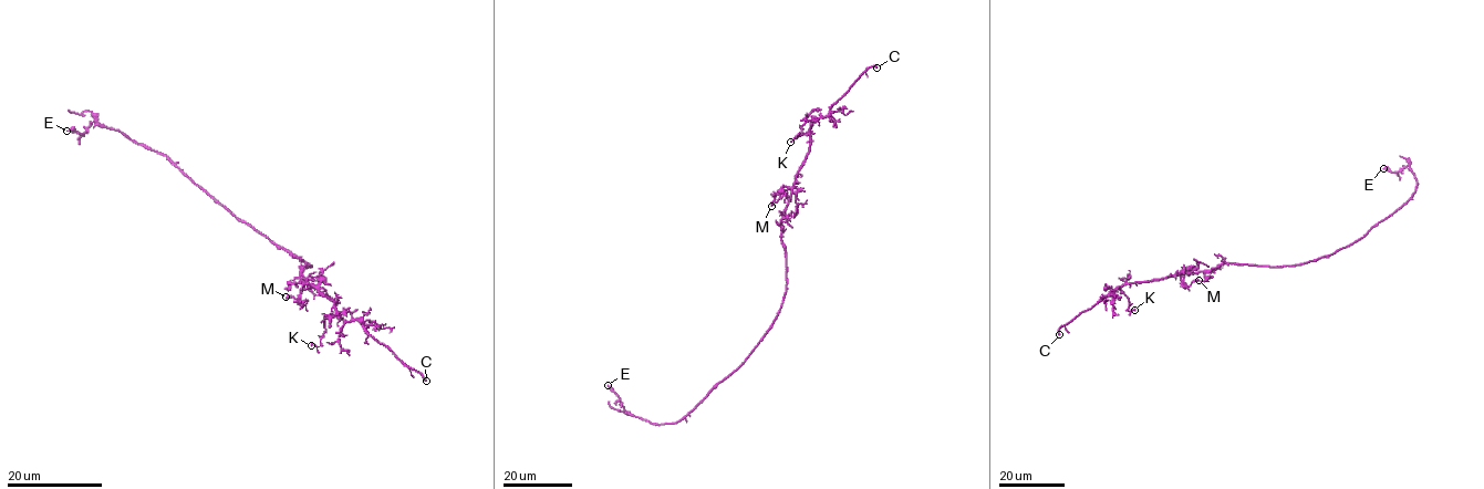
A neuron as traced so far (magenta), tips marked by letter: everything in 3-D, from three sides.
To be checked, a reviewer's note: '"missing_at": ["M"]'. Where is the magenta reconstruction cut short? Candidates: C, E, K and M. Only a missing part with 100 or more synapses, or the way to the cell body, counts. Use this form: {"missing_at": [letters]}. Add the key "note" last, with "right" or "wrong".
{"missing_at": ["C"], "note": "wrong"}

